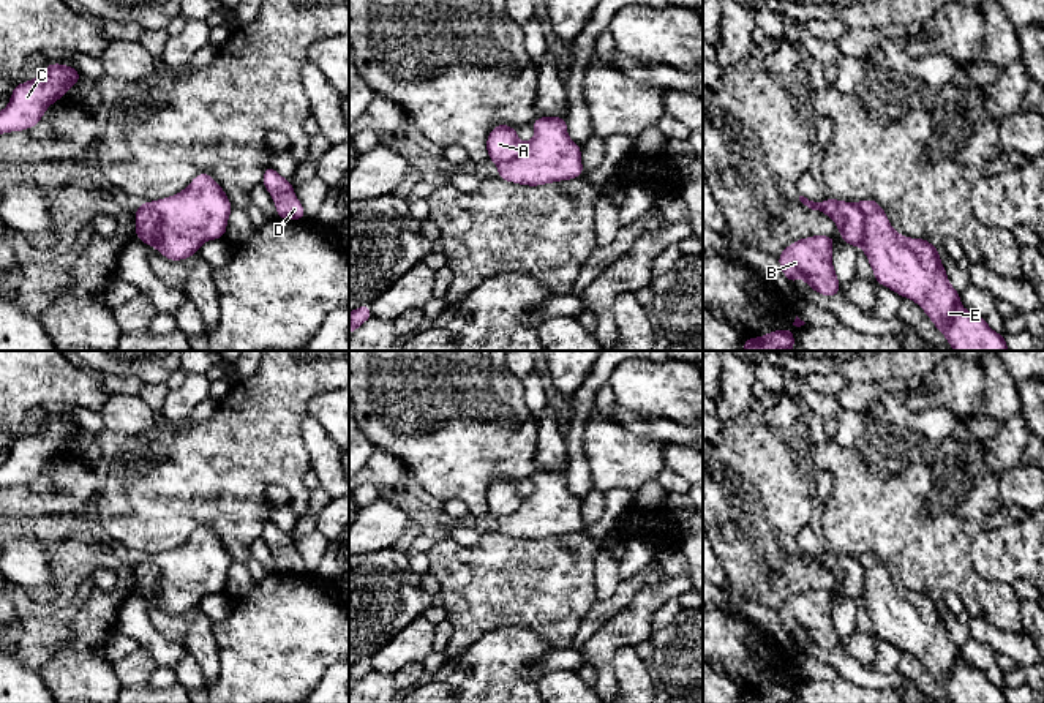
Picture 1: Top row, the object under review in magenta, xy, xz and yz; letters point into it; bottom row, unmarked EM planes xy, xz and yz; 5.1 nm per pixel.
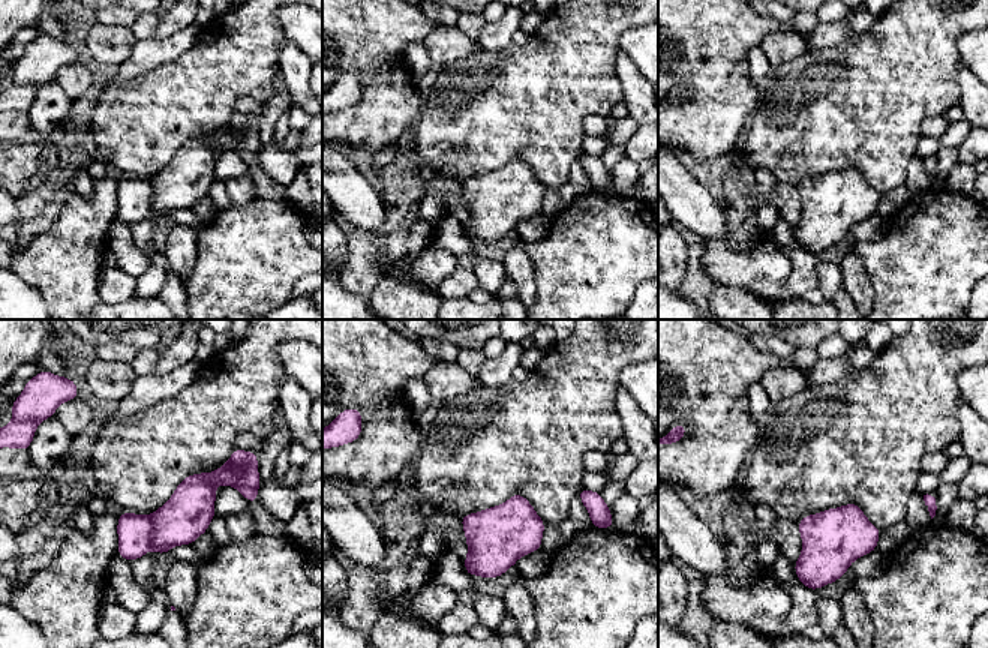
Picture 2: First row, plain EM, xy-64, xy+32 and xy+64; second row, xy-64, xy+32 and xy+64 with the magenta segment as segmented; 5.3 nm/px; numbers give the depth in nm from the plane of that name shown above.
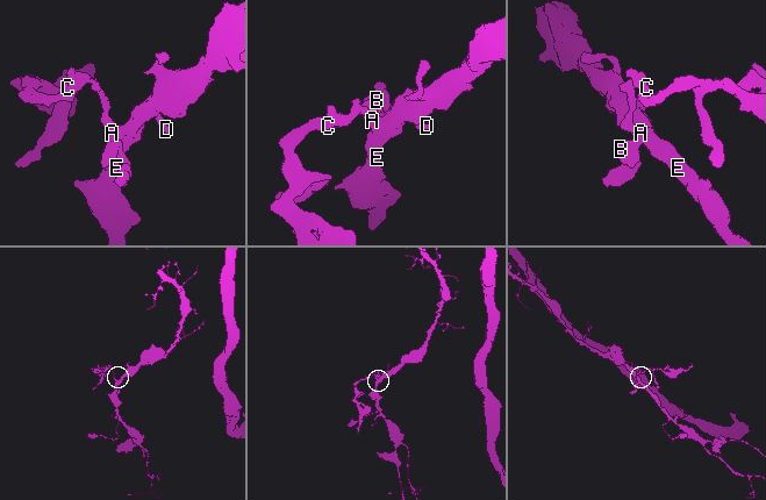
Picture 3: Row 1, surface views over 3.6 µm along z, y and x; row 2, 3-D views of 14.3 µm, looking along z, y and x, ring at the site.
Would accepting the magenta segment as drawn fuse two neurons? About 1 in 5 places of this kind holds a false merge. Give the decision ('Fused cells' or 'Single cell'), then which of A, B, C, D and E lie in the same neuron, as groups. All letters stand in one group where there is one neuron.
Fused cells. Groups: A B C / D E

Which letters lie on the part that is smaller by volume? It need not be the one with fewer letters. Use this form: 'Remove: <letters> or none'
Remove: A, B, C

